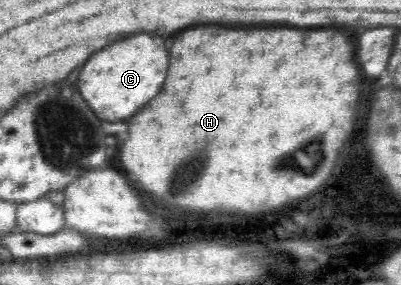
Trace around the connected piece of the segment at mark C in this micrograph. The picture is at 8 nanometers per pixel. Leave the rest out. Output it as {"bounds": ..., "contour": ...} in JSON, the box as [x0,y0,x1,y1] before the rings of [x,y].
{"bounds":[78,34,168,122],"contour":[[[134,34],[86,60],[78,76],[78,92],[98,118],[106,122],[126,120],[138,112],[136,108],[142,108],[154,96],[158,96],[162,82],[166,80],[166,70],[168,52],[164,48],[164,40],[160,36]]]}

